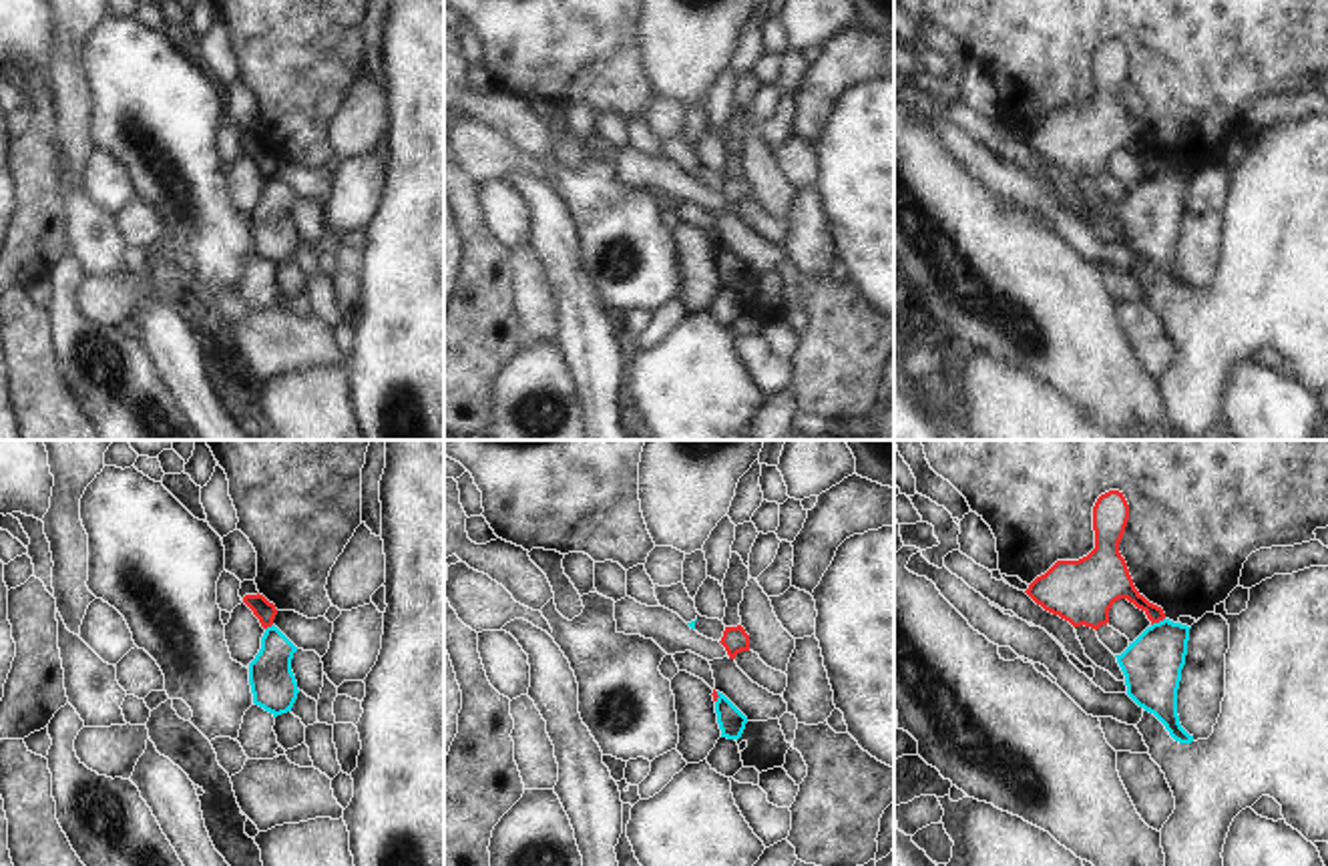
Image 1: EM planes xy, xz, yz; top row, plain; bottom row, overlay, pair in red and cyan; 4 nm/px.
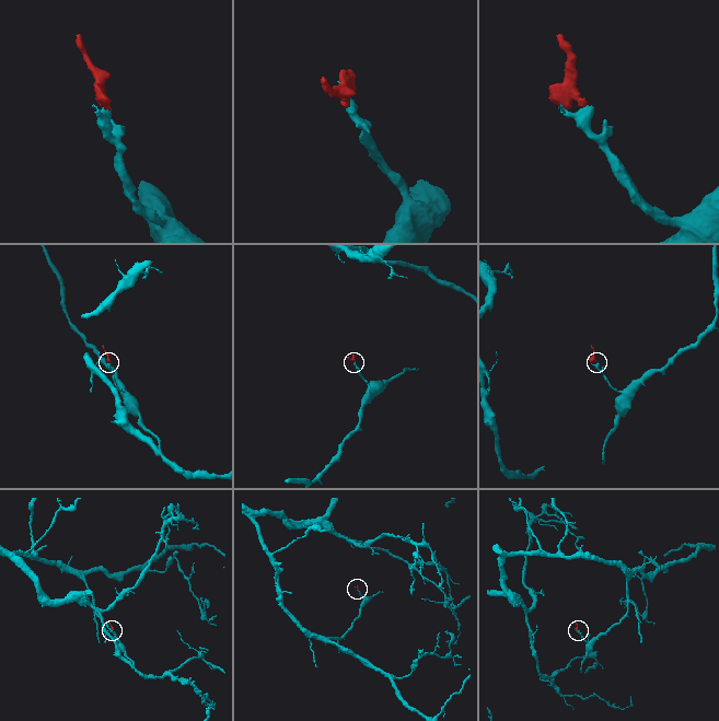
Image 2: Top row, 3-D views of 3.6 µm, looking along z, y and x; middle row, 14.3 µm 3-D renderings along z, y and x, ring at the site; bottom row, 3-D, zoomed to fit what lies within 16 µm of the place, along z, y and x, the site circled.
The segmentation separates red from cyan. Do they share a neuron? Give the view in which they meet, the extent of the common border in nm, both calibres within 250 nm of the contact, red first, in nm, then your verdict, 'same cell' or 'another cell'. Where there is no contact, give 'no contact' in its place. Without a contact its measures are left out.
yz | 70 nm | 160/240 nm | another cell

